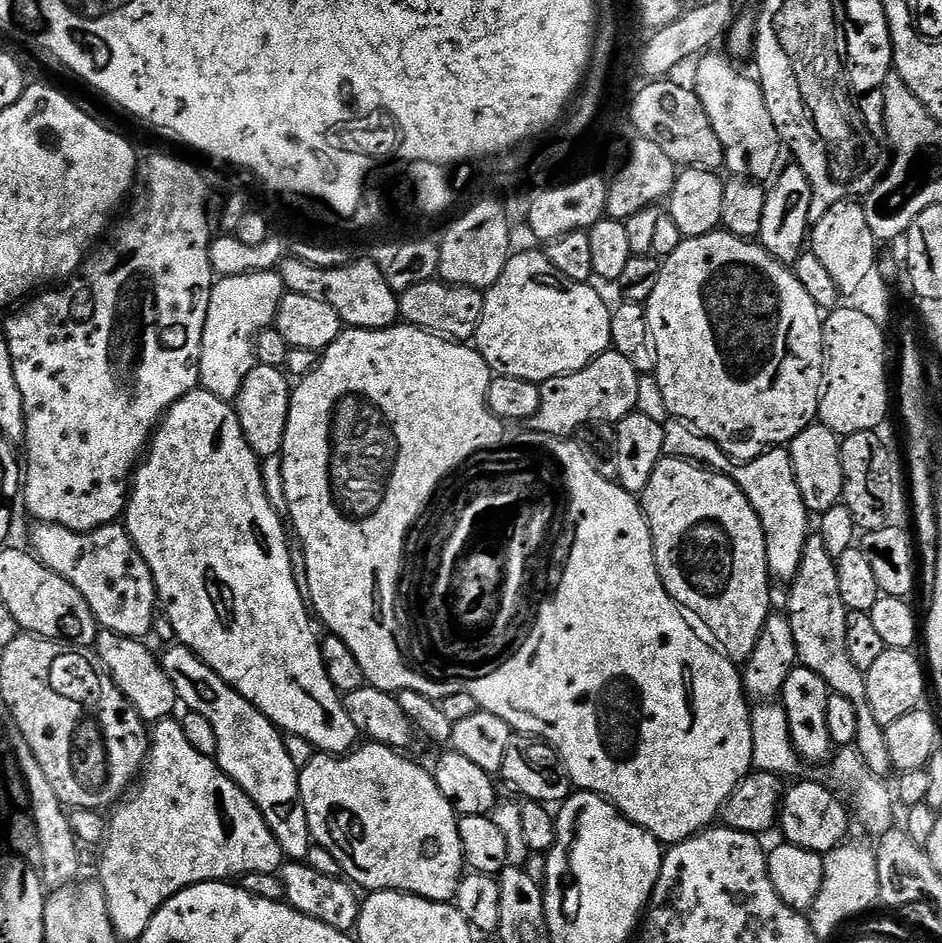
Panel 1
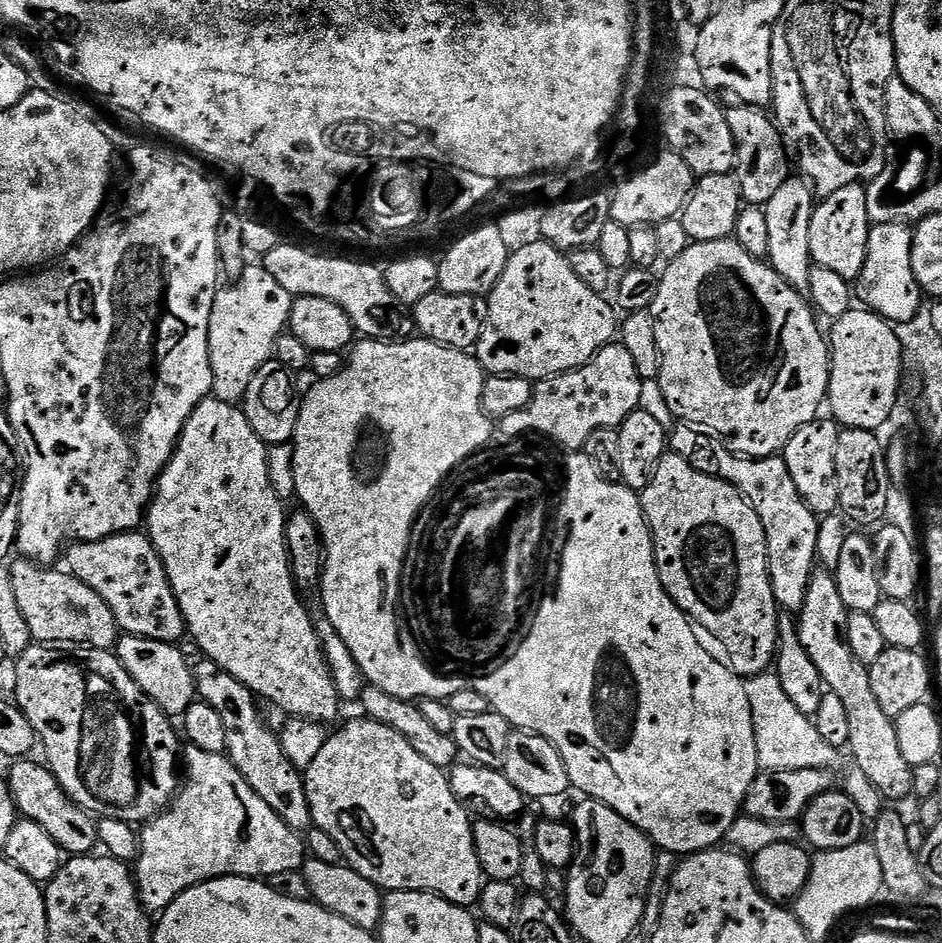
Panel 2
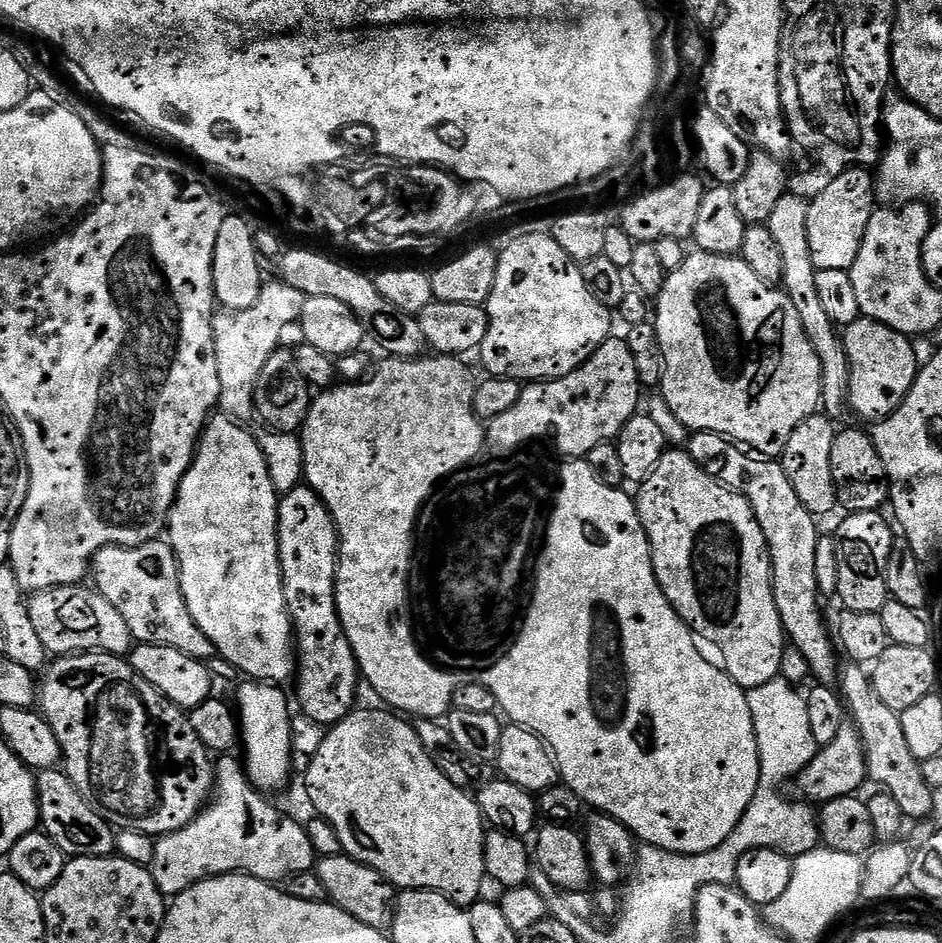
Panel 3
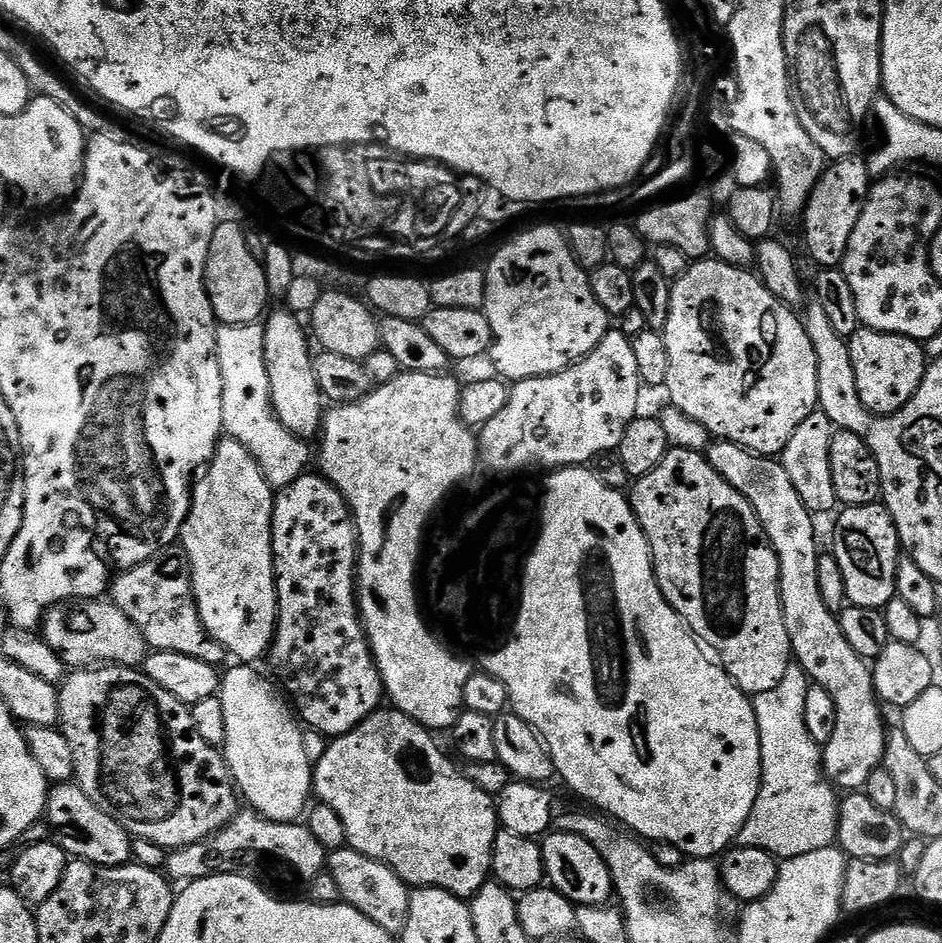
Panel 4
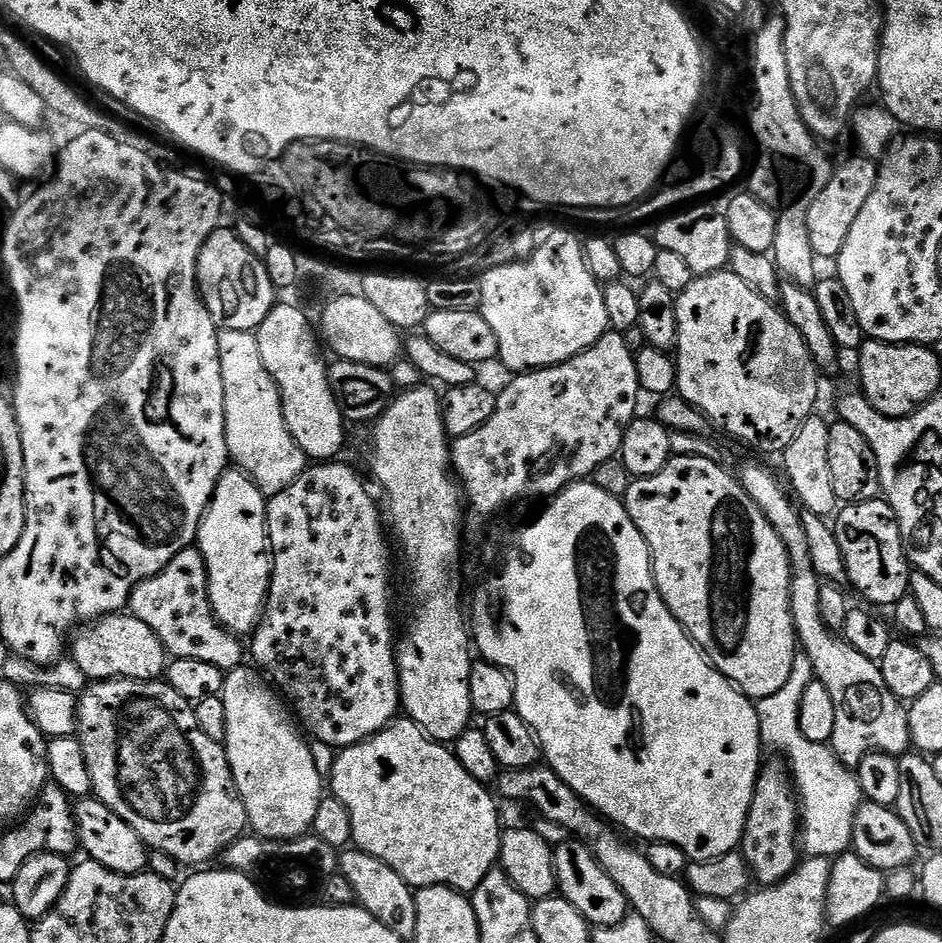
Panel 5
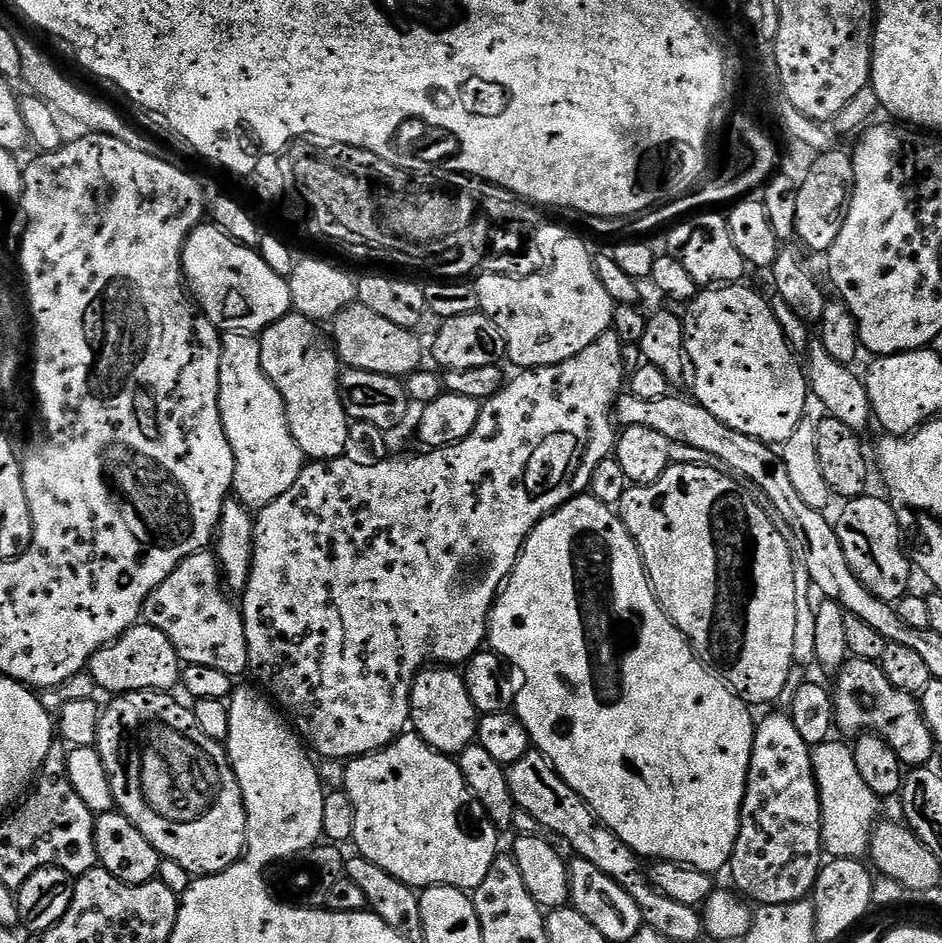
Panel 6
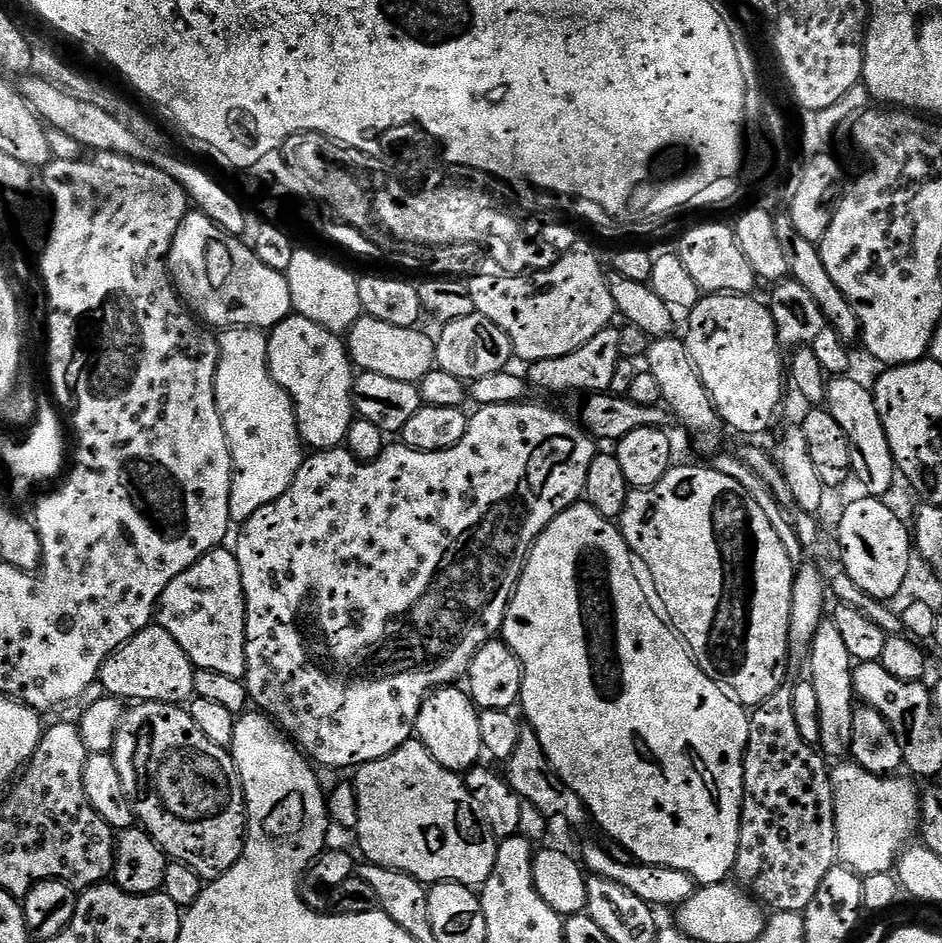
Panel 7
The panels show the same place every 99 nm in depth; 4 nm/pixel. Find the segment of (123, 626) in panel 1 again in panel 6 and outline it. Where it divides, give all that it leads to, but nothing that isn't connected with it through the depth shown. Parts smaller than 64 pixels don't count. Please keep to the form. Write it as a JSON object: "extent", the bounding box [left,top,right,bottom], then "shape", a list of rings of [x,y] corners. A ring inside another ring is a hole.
{"extent":[142,551,249,678],"shape":[[[215,551],[195,552],[146,598],[142,620],[170,638],[170,646],[174,646],[185,665],[211,666],[213,670],[222,670],[222,674],[239,678],[249,671],[246,626],[241,605],[231,598]]]}

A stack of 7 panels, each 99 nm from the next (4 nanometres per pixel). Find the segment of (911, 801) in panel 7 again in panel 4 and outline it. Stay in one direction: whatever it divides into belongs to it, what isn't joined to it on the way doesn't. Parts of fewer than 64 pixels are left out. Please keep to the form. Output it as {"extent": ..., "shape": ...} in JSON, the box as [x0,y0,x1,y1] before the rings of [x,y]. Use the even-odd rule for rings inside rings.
{"extent":[738,662,840,860],"shape":[[[792,662],[774,690],[766,690],[751,701],[760,731],[760,789],[738,840],[743,847],[761,848],[784,860],[837,843],[840,800],[824,775],[821,745],[814,743],[806,730],[804,691],[809,687],[808,675]]]}

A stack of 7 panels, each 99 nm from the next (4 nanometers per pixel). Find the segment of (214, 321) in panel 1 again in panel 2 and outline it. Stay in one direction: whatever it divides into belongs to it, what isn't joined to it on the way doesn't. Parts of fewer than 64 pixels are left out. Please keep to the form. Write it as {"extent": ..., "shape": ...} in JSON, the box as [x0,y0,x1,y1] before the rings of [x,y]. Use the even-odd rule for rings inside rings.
{"extent":[208,266,294,405],"shape":[[[263,266],[245,267],[240,279],[227,286],[217,291],[214,298],[214,310],[210,310],[208,345],[210,346],[210,366],[214,370],[212,396],[227,404],[239,405],[244,395],[248,393],[250,382],[254,382],[254,374],[262,370],[266,361],[273,359],[278,338],[285,335],[288,328],[294,298],[271,274],[266,274]]]}

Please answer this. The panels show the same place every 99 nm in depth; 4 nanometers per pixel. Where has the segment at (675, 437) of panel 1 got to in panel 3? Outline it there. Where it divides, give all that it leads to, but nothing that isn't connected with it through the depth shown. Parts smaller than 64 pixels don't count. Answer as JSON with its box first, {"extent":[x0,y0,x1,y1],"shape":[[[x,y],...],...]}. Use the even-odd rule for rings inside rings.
{"extent":[686,432,838,685],"shape":[[[692,432],[687,437],[686,451],[706,474],[717,477],[720,483],[733,492],[739,492],[750,502],[758,518],[758,526],[762,526],[762,534],[766,534],[768,553],[772,559],[774,602],[782,618],[784,635],[791,647],[806,658],[809,673],[817,676],[815,679],[819,683],[835,685],[838,680],[837,649],[833,633],[829,625],[828,628],[824,625],[824,616],[820,613],[822,597],[818,591],[818,578],[814,575],[818,520],[806,510],[806,506],[802,506],[798,494],[794,494],[794,486],[790,486],[790,478],[786,478],[783,463],[749,454],[728,437],[713,432]]]}

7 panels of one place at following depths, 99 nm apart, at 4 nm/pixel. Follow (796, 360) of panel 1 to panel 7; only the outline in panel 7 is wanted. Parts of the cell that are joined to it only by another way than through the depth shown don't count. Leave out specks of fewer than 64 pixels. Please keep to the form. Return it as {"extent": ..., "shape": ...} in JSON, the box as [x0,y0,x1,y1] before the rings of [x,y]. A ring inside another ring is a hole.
{"extent":[686,294,786,436],"shape":[[[748,294],[705,295],[687,313],[688,336],[686,335],[688,352],[696,363],[700,381],[706,386],[721,421],[731,431],[733,428],[748,436],[756,436],[771,426],[772,419],[780,408],[780,399],[784,396],[784,384],[786,388],[786,368],[785,365],[784,368],[780,365],[782,349],[780,339],[776,336],[774,318],[761,301],[759,304],[752,299],[756,298]]]}

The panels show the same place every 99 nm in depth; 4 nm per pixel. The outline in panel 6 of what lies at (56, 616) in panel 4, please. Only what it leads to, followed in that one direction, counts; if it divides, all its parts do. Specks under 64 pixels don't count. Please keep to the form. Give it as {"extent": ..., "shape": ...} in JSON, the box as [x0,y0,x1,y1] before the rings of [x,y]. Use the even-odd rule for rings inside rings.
{"extent":[87,622,182,694],"shape":[[[138,622],[130,630],[126,630],[120,637],[107,644],[102,650],[98,650],[92,655],[92,661],[87,666],[87,671],[92,674],[97,689],[104,688],[108,694],[123,694],[125,692],[167,692],[173,691],[172,687],[179,685],[182,680],[182,661],[170,646],[170,638],[162,634],[162,630],[154,630],[154,626]]]}

